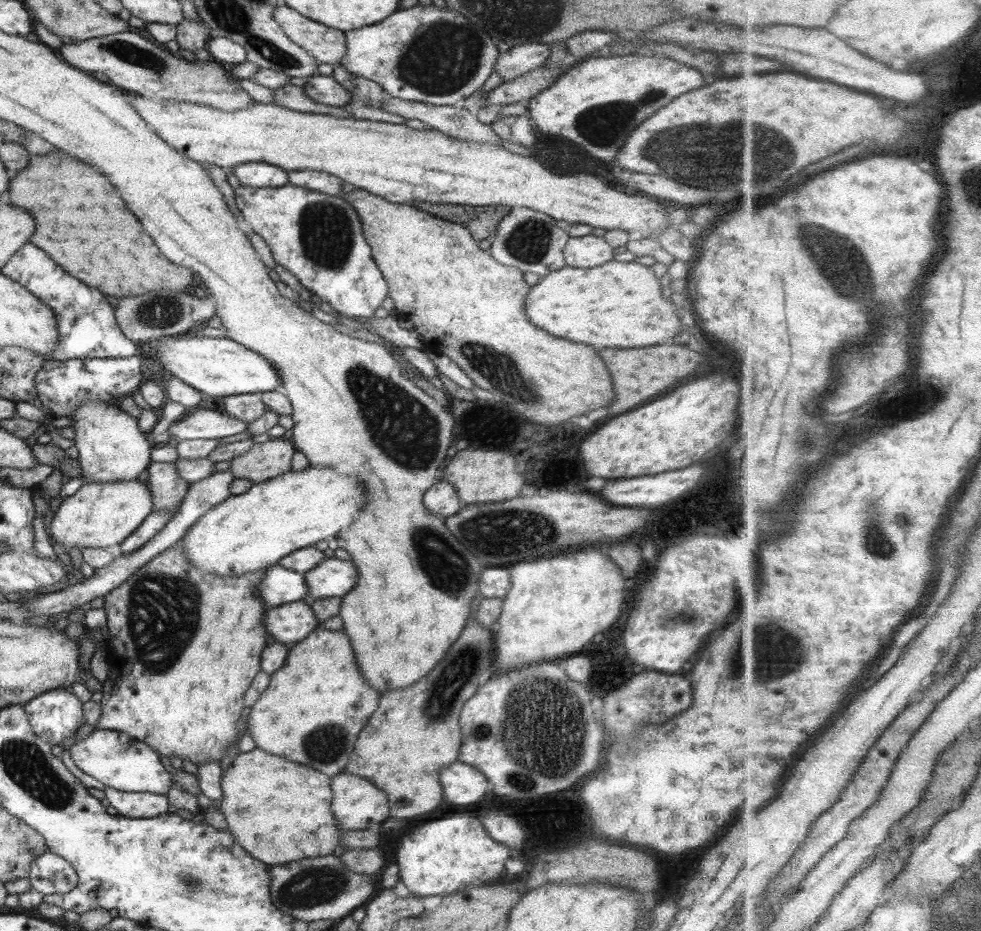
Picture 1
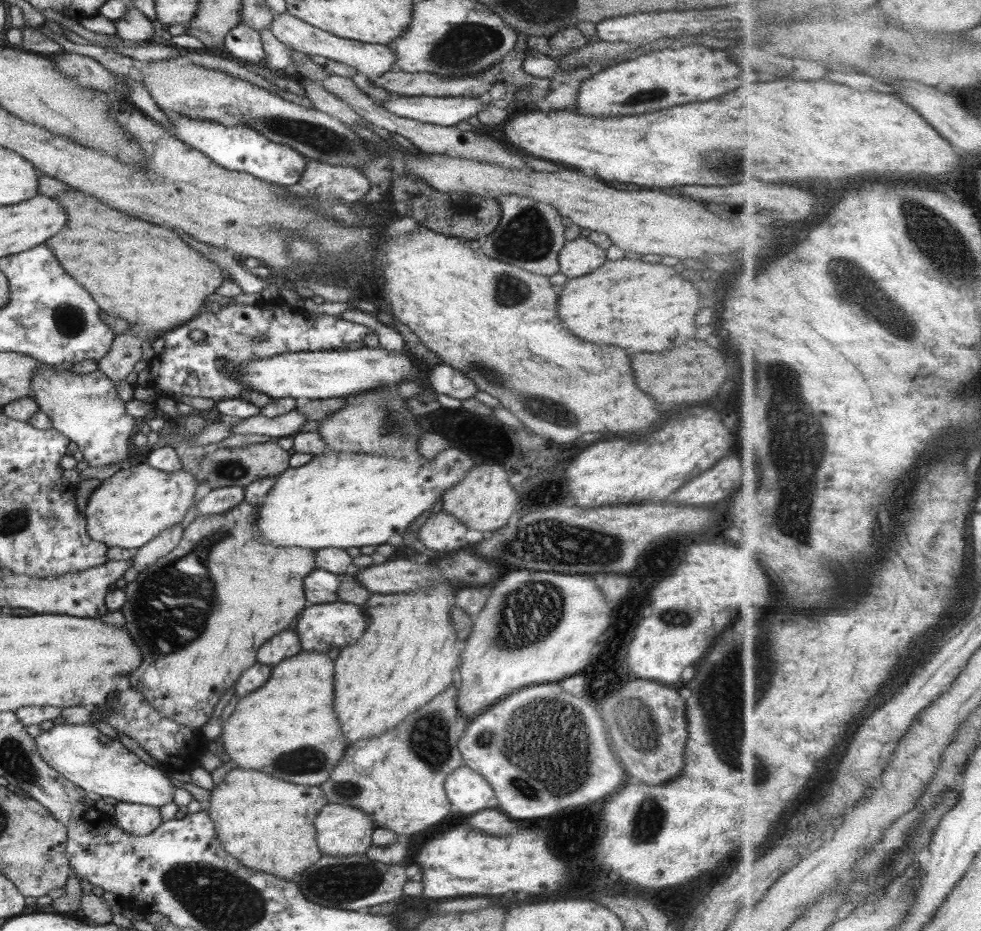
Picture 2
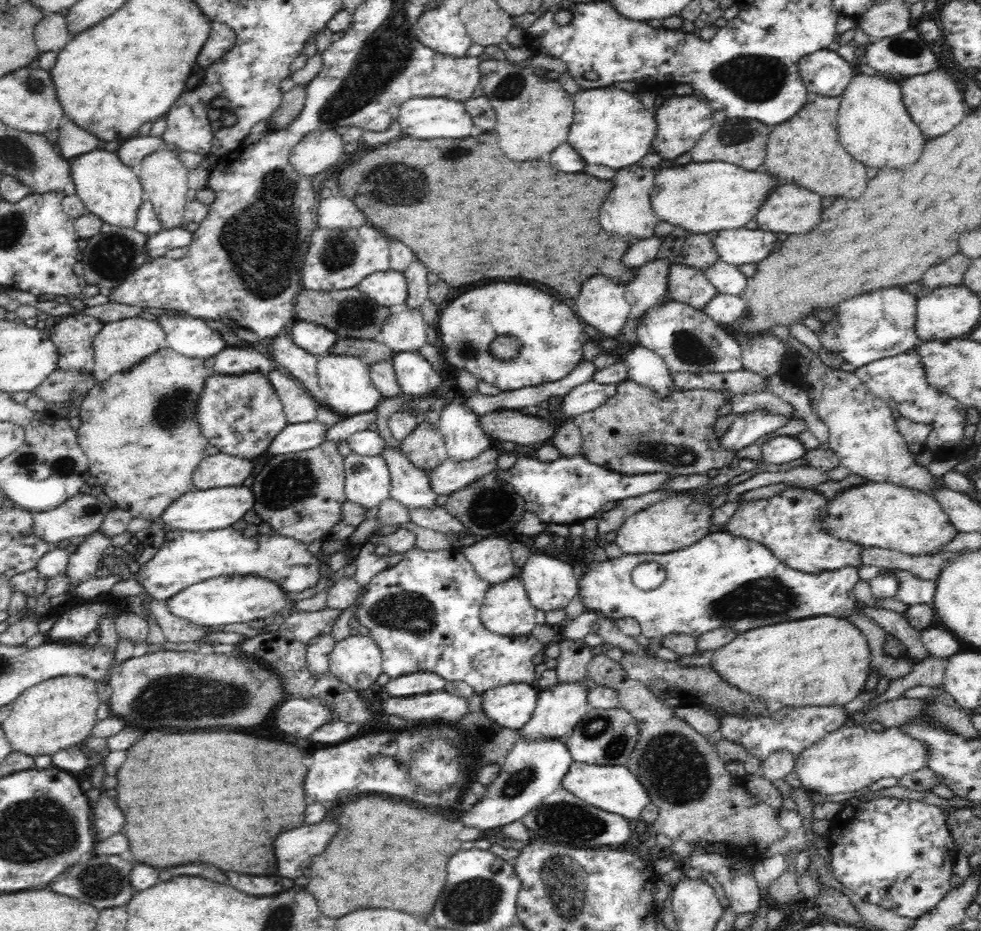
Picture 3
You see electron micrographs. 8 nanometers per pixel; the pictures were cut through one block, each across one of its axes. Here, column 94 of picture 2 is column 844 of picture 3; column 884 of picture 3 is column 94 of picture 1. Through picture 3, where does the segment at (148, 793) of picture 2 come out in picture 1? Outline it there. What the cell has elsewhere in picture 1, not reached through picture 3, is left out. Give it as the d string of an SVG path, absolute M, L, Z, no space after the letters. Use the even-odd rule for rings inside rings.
M95 728L86 738L74 743L69 752L82 772L94 776L105 786L122 792L149 792L167 796L171 782L174 781L158 753L149 744L136 740L127 733Z

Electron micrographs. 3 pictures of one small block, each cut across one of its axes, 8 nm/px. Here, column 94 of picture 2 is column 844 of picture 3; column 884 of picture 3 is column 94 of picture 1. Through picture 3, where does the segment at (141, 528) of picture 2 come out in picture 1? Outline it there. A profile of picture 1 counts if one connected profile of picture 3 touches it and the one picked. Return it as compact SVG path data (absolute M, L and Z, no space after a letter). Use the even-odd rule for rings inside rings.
M127 480L117 483L86 483L55 506L50 522L50 536L72 552L77 547L108 548L122 545L152 511L151 492L144 481Z

